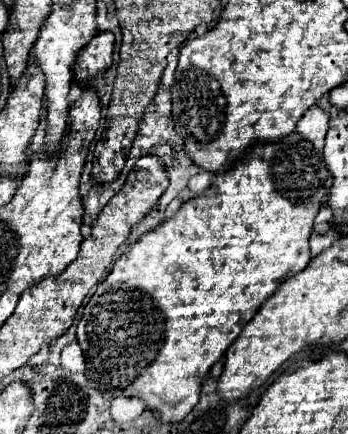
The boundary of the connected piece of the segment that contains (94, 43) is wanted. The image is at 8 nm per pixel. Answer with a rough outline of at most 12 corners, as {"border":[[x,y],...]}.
{"border":[[98,30],[78,52],[74,74],[96,76],[110,68],[114,34]]}

